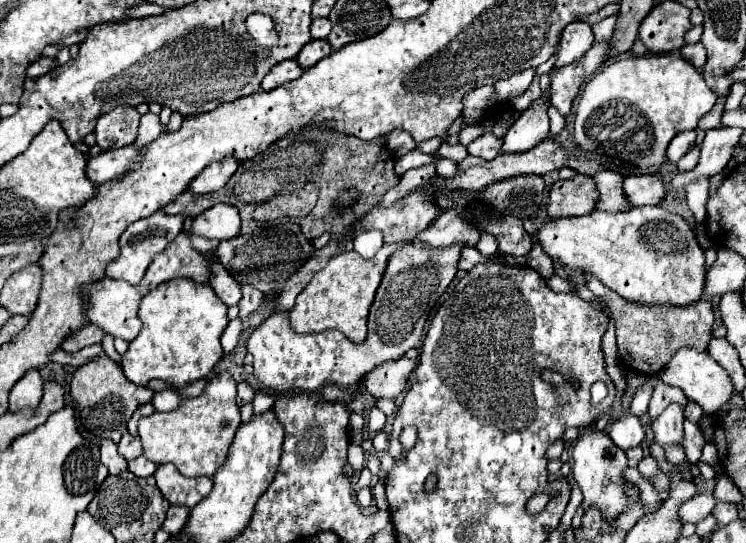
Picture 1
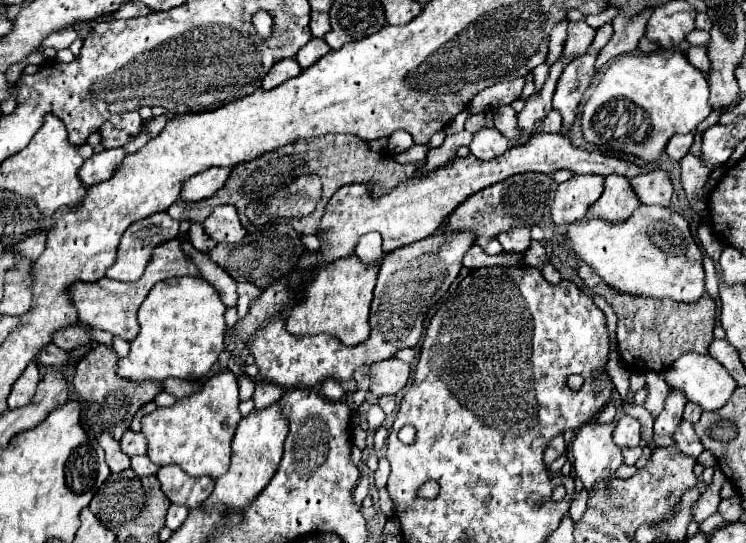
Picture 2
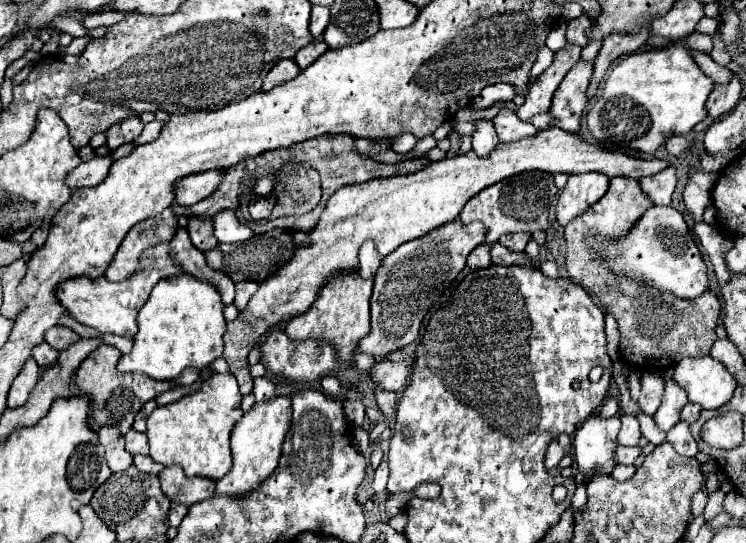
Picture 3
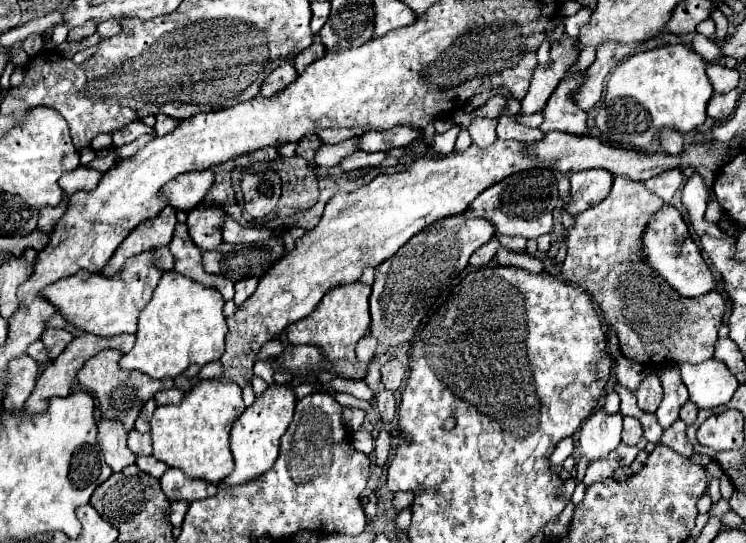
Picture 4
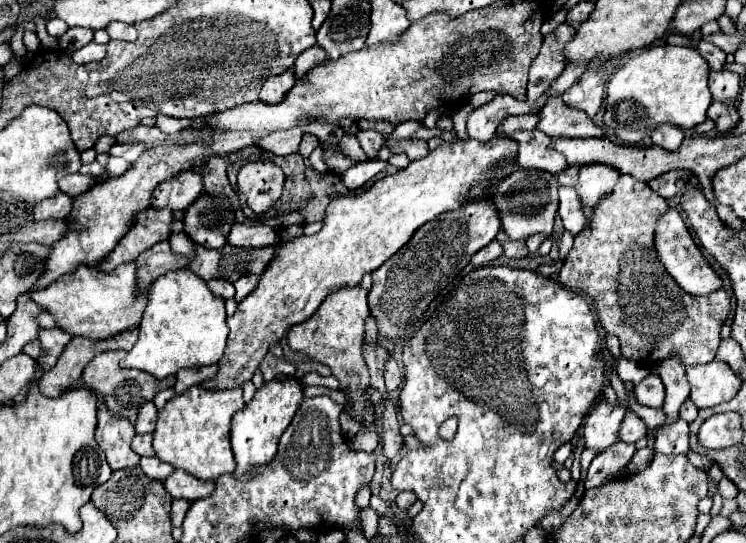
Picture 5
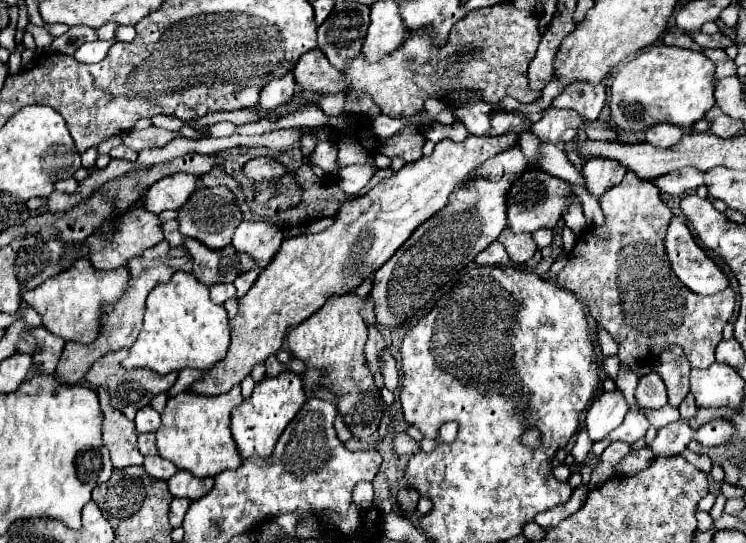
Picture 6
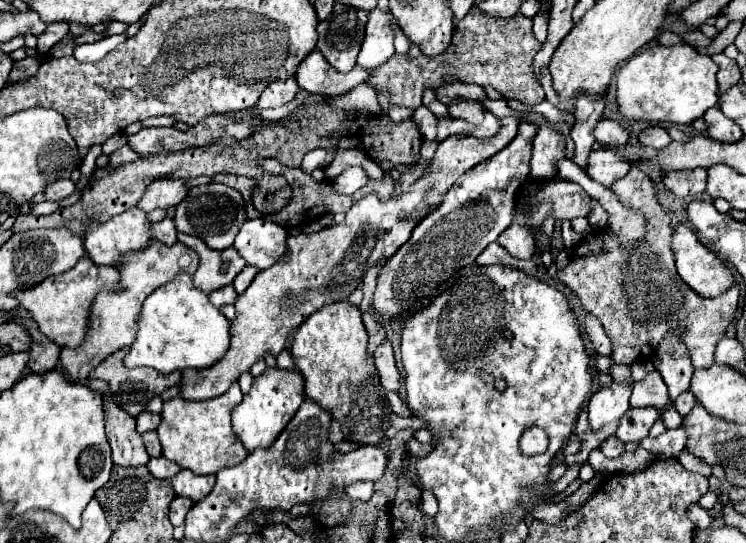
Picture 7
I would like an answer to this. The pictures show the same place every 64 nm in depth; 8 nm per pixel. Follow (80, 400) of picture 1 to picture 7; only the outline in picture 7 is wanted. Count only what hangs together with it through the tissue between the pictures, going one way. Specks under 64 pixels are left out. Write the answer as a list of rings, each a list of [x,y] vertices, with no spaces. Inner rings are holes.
[[[120,348],[118,352],[110,354],[106,360],[102,360],[102,362],[90,372],[88,378],[90,378],[90,380],[104,380],[104,382],[108,382],[108,384],[110,384],[110,392],[112,392],[112,400],[114,400],[122,410],[126,410],[130,416],[138,416],[154,396],[162,394],[162,392],[168,390],[170,386],[176,386],[176,384],[180,382],[182,374],[180,374],[180,372],[160,374],[160,372],[156,372],[154,368],[132,368],[132,370],[130,370],[130,368],[126,368],[126,366],[122,364],[122,358],[126,356],[126,352],[128,352],[128,348]]]

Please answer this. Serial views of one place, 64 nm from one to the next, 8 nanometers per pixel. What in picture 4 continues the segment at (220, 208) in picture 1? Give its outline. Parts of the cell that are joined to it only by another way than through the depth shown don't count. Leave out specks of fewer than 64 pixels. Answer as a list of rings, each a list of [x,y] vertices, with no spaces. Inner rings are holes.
[[[226,216],[222,222],[222,240],[228,244],[250,244],[260,242],[264,236],[270,236],[270,230],[258,230],[258,228],[244,228],[240,226],[232,216]]]

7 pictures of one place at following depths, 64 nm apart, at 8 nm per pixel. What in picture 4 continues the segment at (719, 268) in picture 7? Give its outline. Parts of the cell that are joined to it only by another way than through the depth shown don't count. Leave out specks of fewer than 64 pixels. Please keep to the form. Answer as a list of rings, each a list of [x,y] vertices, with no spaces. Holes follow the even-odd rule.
[[[662,206],[658,212],[652,214],[652,218],[644,228],[640,244],[642,244],[644,264],[648,264],[648,268],[652,268],[654,274],[660,276],[668,286],[672,286],[680,296],[696,298],[714,288],[714,278],[710,274],[710,268],[704,262],[698,246],[690,238],[690,232],[680,212],[674,206]]]

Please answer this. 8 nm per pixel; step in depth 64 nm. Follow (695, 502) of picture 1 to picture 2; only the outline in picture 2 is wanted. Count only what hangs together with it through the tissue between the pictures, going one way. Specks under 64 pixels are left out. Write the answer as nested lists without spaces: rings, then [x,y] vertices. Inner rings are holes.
[[[714,466],[714,482],[700,494],[698,502],[692,506],[692,520],[694,522],[704,522],[710,514],[716,512],[720,504],[720,488],[724,484],[726,476],[722,474],[720,466]]]

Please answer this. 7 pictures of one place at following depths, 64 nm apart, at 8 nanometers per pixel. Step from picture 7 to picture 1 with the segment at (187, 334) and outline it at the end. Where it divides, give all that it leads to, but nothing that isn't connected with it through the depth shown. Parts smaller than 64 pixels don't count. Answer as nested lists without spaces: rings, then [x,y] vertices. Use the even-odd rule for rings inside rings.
[[[168,280],[160,284],[156,290],[152,290],[148,296],[144,296],[140,304],[140,320],[142,330],[140,334],[130,342],[128,352],[122,356],[122,372],[124,376],[134,384],[148,384],[150,380],[158,378],[166,384],[172,384],[174,388],[184,388],[204,376],[210,374],[214,364],[224,356],[220,336],[224,328],[228,326],[228,308],[218,300],[212,286],[208,284],[196,284],[190,280]]]

